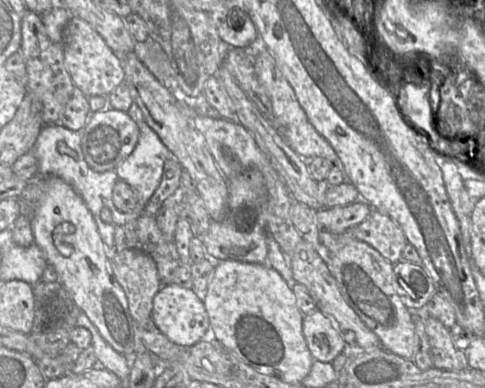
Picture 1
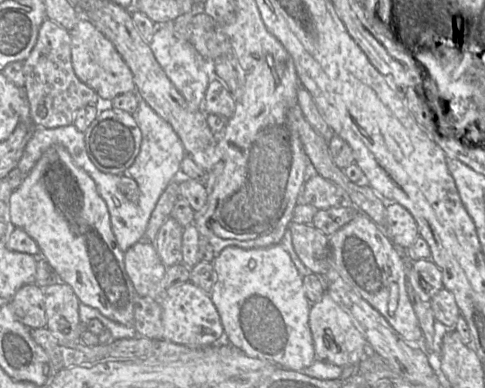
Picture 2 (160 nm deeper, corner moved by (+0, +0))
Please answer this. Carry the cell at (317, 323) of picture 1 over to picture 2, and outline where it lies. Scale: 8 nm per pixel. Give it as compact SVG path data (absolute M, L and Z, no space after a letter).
M324 293L320 301L311 305L309 326L316 359L344 367L359 363L371 351L362 332L353 324L350 316L328 293Z

